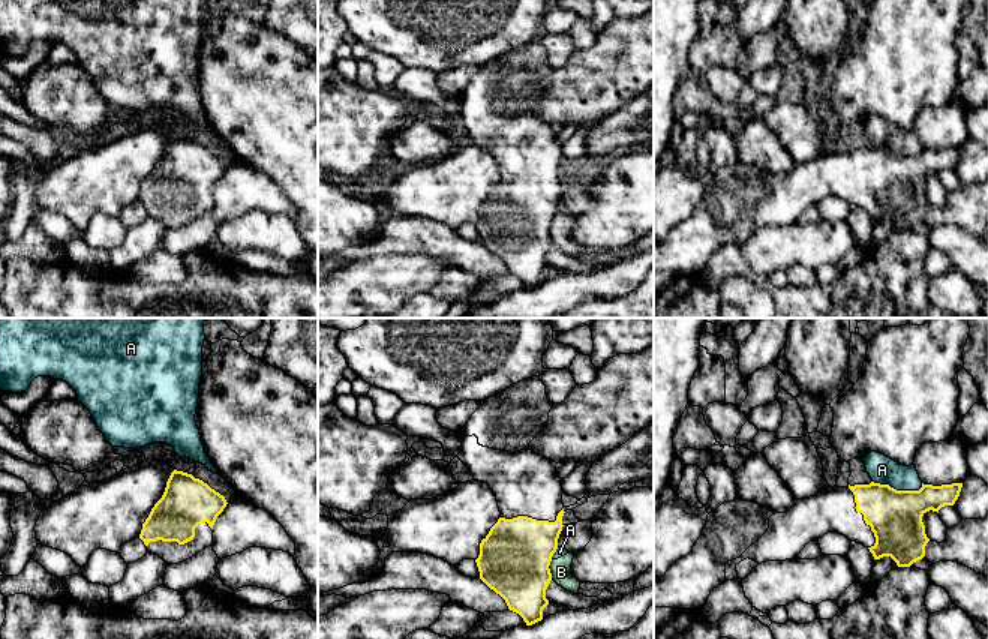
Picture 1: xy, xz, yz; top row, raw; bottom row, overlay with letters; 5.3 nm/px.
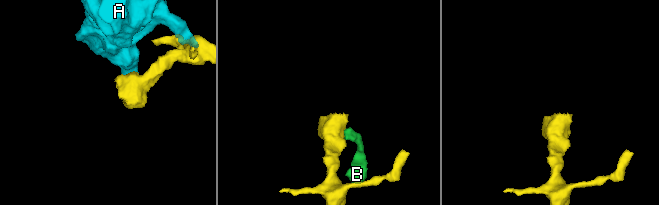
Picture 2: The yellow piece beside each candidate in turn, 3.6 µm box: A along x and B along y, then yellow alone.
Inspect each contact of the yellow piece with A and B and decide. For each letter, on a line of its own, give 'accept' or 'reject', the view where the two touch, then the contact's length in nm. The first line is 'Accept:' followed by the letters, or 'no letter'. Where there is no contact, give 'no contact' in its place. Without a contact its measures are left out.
Accept: no letter
A: reject | yz | 280 nm
B: reject | xz | 100 nm

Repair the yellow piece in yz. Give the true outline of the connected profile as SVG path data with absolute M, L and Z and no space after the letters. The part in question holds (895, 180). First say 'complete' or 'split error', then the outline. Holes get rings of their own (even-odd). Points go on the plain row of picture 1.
split error; M871 146L847 152L828 152L814 160L796 164L784 177L777 177L738 159L708 178L702 200L693 214L673 226L664 240L654 242L654 273L702 273L714 252L726 244L744 243L766 225L795 224L801 214L828 196L846 200L870 213L874 224L891 220L898 231L910 231L925 220L930 202L922 180L945 170L954 170L963 147L924 148L919 154L897 154Z

